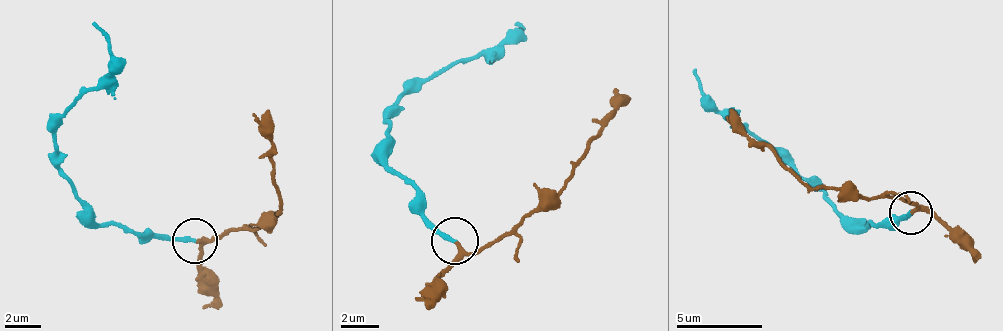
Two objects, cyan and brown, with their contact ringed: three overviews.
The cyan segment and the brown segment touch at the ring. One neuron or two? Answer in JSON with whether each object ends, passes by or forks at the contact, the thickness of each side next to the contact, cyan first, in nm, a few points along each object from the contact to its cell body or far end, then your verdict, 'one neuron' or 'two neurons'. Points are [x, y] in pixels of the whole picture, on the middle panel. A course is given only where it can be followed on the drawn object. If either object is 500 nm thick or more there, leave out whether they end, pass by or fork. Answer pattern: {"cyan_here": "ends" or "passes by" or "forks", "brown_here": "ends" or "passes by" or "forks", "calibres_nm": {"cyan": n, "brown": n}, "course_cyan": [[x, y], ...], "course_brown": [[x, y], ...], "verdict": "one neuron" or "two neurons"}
{"cyan_here": "ends", "brown_here": "passes by", "calibres_nm": {"cyan": 260, "brown": 240}, "course_cyan": [[453, 242], [423, 217], [423, 198], [387, 153], [387, 118], [402, 95], [489, 56], [524, 32], [517, 26]], "course_brown": [[453, 242], [481, 250], [514, 234], [571, 173], [614, 109], [616, 88]], "verdict": "one neuron"}

